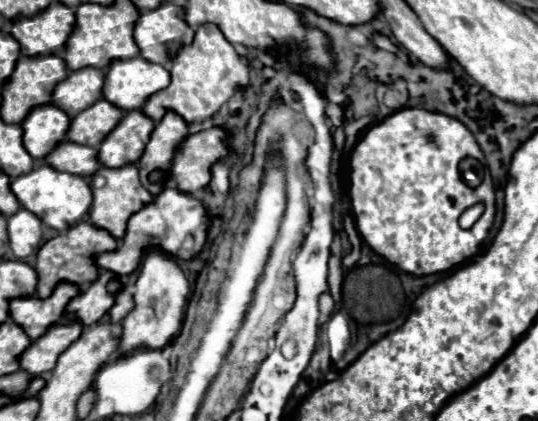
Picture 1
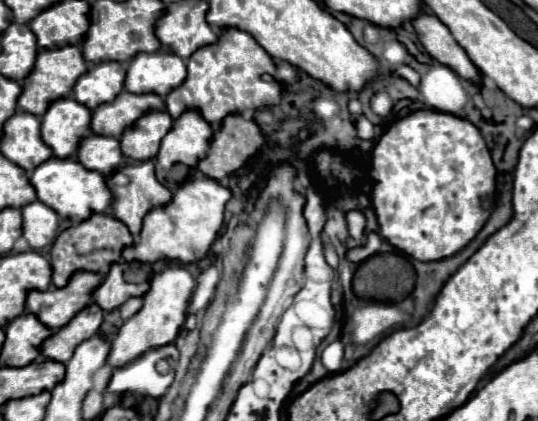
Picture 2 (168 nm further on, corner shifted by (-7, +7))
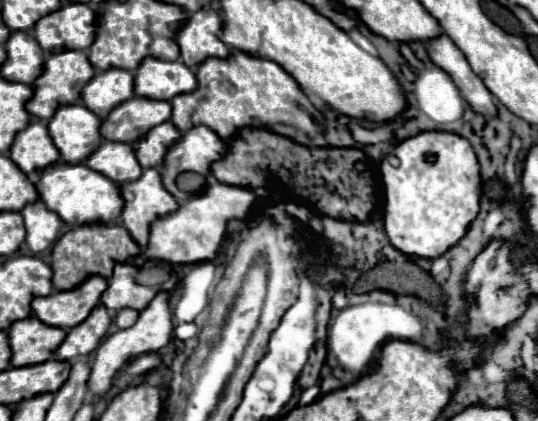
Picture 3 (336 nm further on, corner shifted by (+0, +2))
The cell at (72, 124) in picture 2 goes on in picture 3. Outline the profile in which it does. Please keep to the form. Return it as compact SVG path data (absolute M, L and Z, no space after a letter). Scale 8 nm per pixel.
M83 104L61 106L49 122L49 134L61 152L61 158L69 164L81 164L101 144L99 134L101 118L91 114Z

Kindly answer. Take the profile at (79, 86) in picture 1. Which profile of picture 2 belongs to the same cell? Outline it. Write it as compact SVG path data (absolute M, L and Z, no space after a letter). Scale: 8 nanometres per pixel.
M116 61L92 65L74 85L74 99L88 109L96 109L102 103L112 101L122 91L126 67Z

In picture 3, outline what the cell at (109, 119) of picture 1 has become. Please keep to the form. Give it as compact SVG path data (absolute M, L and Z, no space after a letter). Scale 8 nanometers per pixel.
M131 98L119 104L101 124L101 136L105 140L135 144L147 130L167 122L171 118L171 104L165 100Z

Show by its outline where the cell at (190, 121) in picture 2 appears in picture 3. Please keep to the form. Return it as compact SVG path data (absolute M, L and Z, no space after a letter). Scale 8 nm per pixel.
M207 126L191 128L183 132L181 140L169 148L165 156L165 164L161 166L163 185L179 204L193 198L191 194L177 188L175 180L181 172L199 172L203 176L211 174L211 162L217 162L227 154L227 144Z

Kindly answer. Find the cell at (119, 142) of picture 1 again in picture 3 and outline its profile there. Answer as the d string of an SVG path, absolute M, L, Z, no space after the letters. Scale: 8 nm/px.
M163 122L147 132L145 138L141 138L135 144L137 160L143 168L159 168L159 162L163 162L163 154L167 154L167 146L179 138L179 130L171 122Z

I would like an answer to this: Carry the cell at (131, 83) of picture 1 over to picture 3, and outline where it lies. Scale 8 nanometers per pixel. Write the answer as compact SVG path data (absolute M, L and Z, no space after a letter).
M145 58L135 72L135 94L155 100L171 100L195 90L195 72L183 62Z

